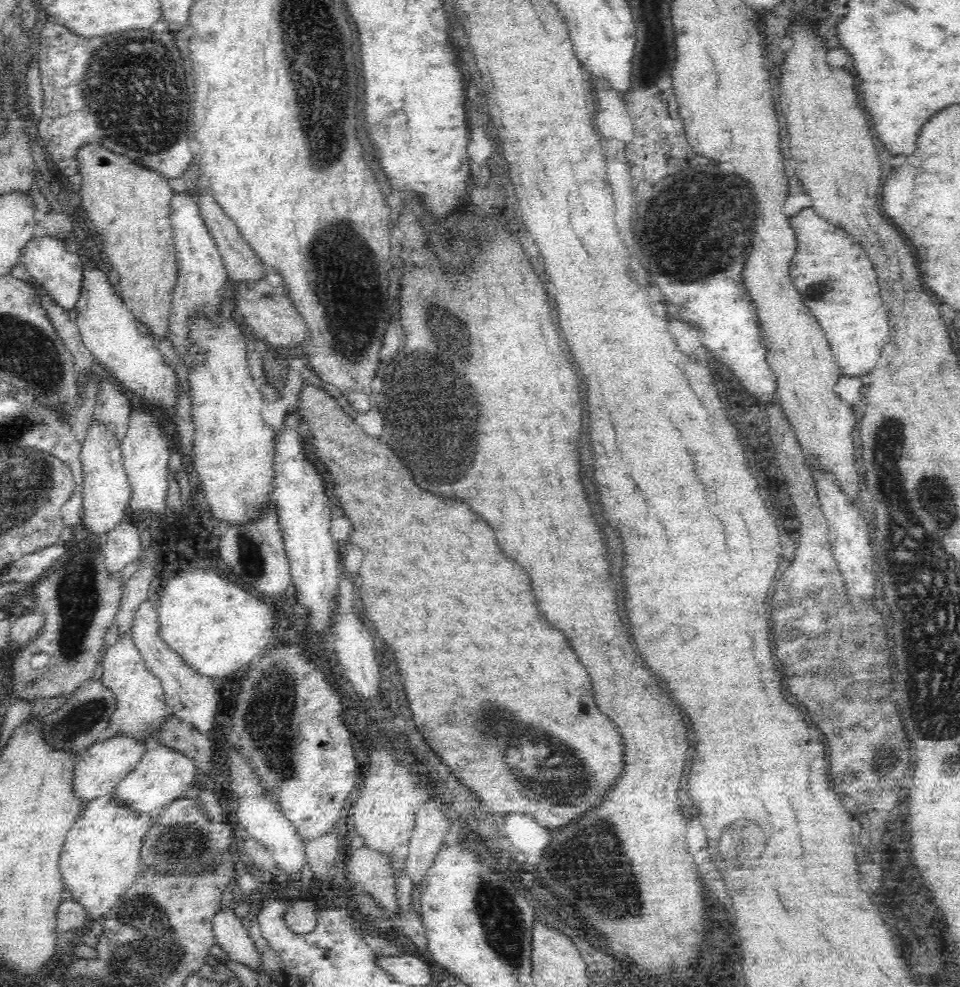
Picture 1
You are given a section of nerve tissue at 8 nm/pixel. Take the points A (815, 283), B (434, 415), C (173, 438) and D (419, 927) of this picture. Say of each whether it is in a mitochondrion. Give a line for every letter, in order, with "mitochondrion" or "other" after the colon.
A: mitochondrion
B: mitochondrion
C: other
D: other

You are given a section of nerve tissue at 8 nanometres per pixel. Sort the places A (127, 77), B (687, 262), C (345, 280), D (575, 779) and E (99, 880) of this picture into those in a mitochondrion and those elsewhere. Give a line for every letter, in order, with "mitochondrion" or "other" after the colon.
A: mitochondrion
B: mitochondrion
C: mitochondrion
D: mitochondrion
E: other

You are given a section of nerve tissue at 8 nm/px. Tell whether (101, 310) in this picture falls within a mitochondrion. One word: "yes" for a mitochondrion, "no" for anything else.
no

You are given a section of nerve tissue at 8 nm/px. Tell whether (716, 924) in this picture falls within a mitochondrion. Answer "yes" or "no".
no

